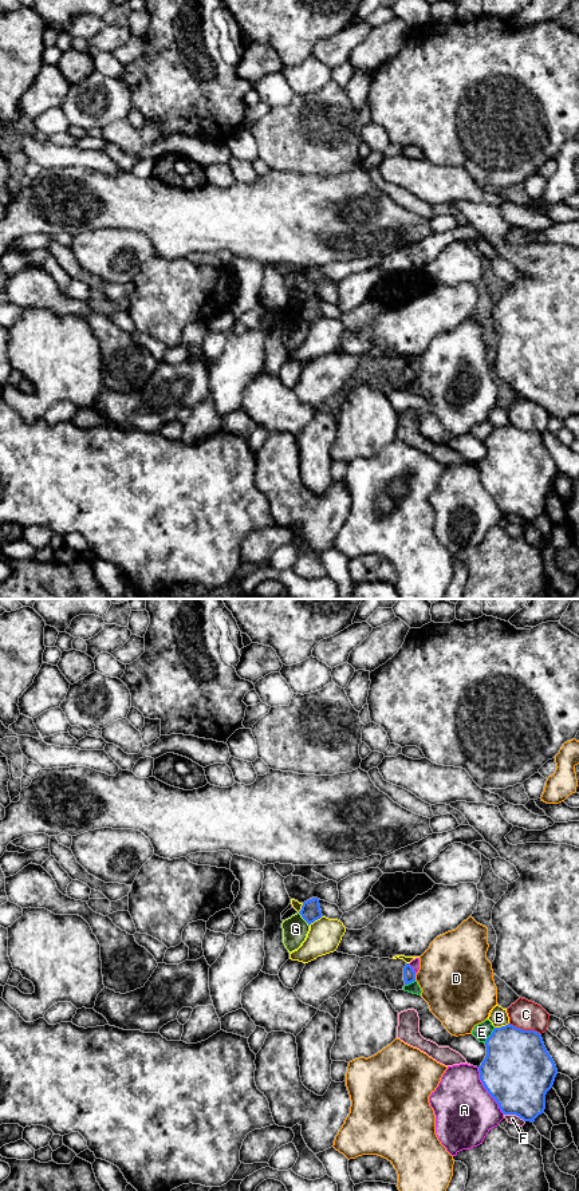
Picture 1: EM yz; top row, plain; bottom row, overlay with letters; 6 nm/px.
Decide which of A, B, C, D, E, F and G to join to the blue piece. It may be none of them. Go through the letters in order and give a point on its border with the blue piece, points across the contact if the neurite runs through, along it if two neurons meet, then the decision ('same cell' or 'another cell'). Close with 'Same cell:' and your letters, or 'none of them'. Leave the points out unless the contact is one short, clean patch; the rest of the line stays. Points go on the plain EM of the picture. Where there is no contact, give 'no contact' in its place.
A: contact yz (487, 489); another cell
B: contact yz (501, 426); another cell
C: contact yz (526, 430); another cell
D: contact yz (414, 377); another cell
E: contact yz (489, 436); another cell
F: contact yz (515, 513); another cell
G: contact yz (303, 318); border yz (298, 312), (308, 326); another cell
Same cell: none of them

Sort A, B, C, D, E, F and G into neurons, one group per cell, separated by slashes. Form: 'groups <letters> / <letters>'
groups A / B / C / D / E / F / G

